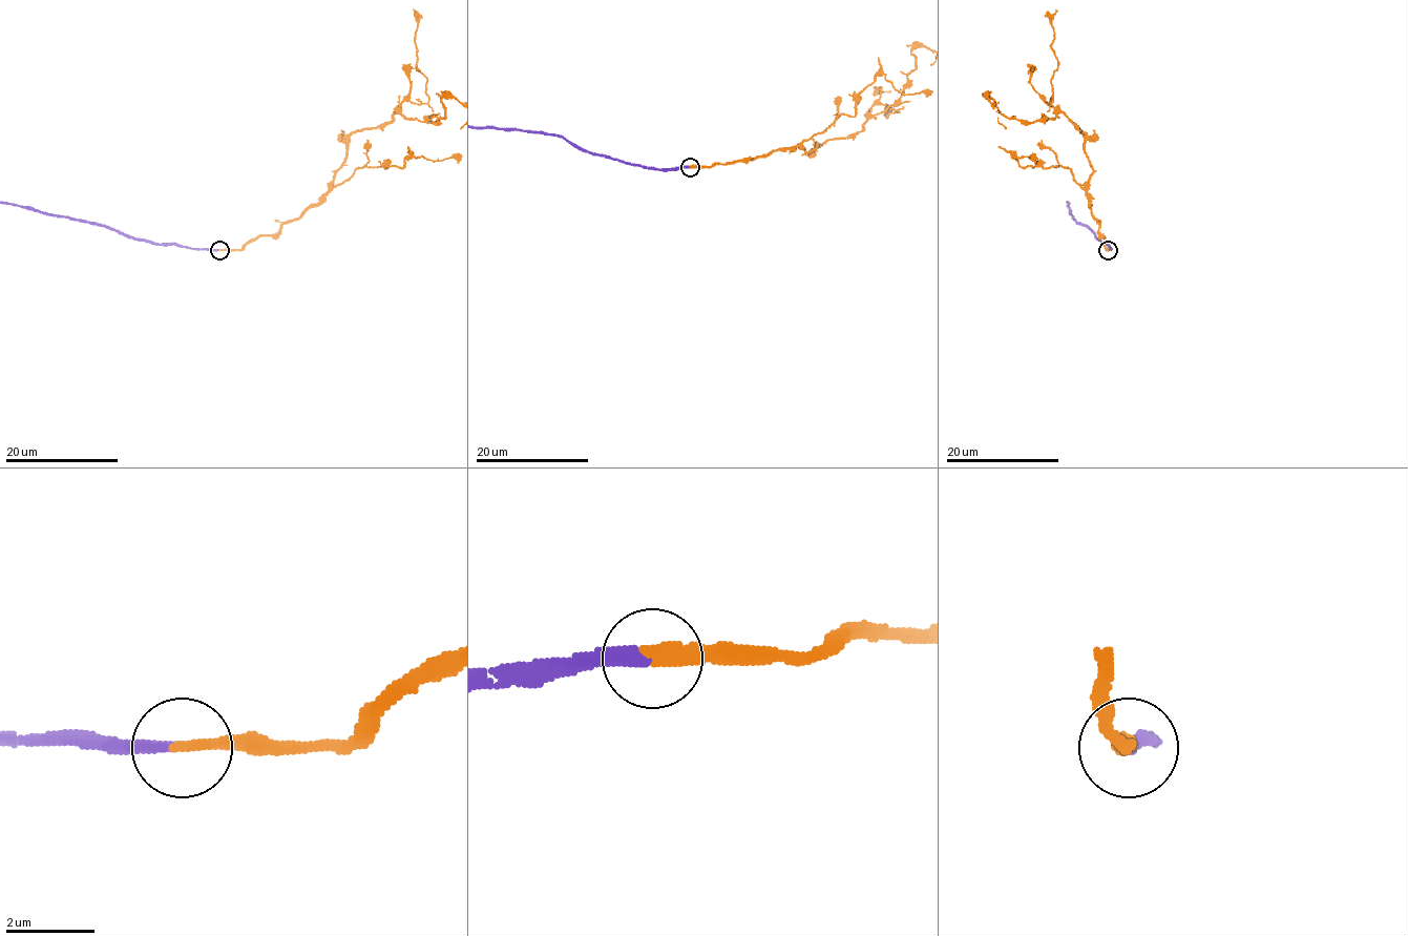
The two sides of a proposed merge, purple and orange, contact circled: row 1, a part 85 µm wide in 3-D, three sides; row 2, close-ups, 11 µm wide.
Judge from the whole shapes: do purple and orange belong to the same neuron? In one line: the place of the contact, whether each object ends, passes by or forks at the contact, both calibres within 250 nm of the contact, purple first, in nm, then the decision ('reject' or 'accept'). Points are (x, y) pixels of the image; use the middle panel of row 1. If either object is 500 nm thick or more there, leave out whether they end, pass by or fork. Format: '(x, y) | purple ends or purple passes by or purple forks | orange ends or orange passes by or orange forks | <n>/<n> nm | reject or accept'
(690, 167) | purple ends | orange ends | 280/320 nm | accept

